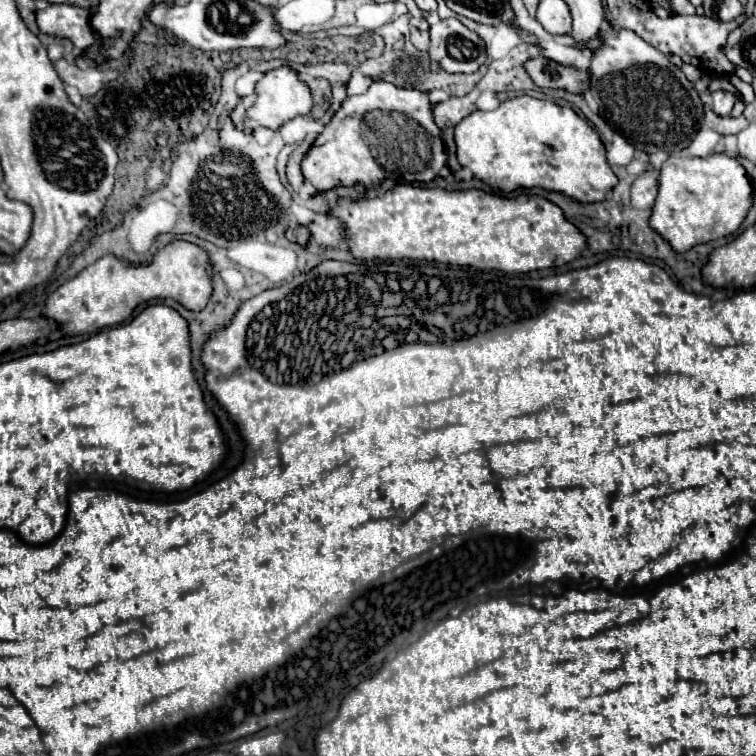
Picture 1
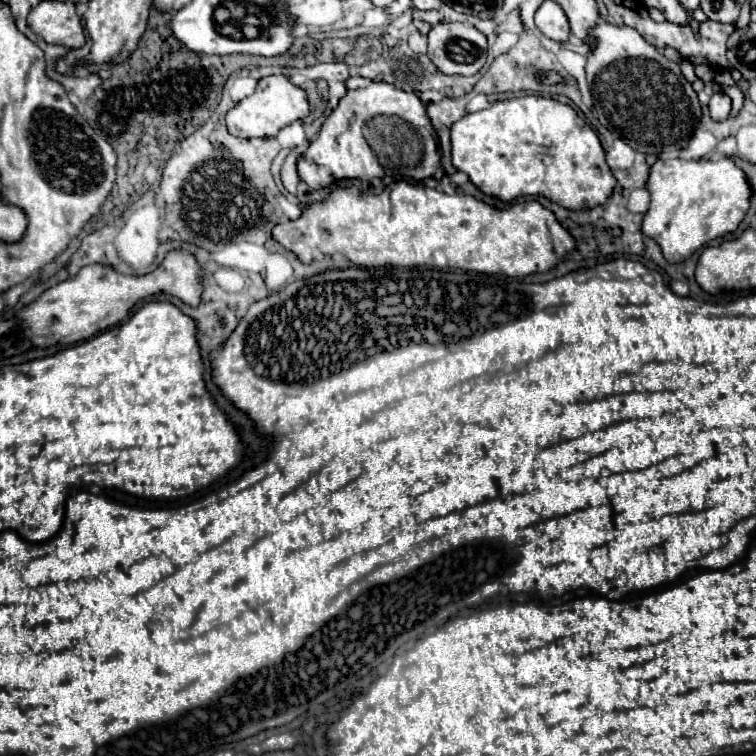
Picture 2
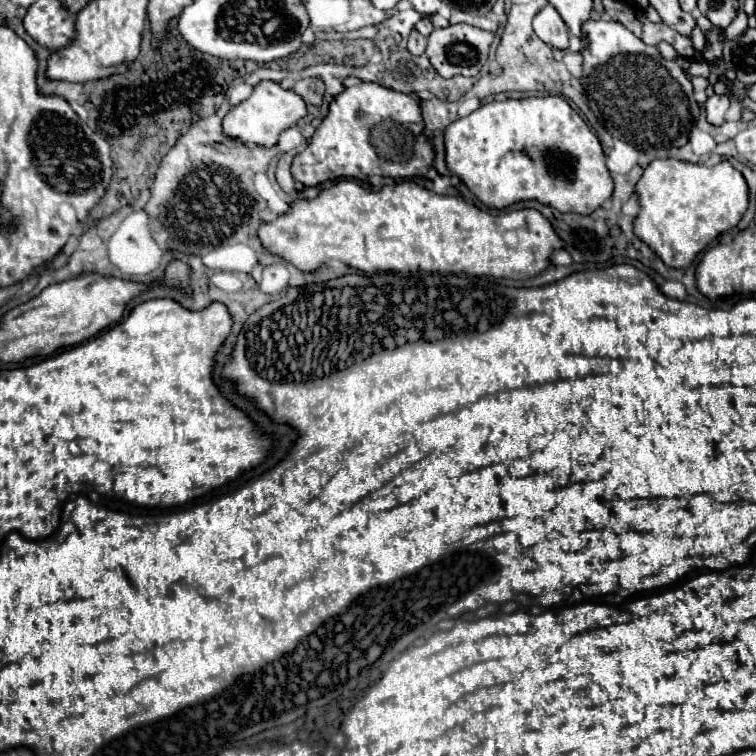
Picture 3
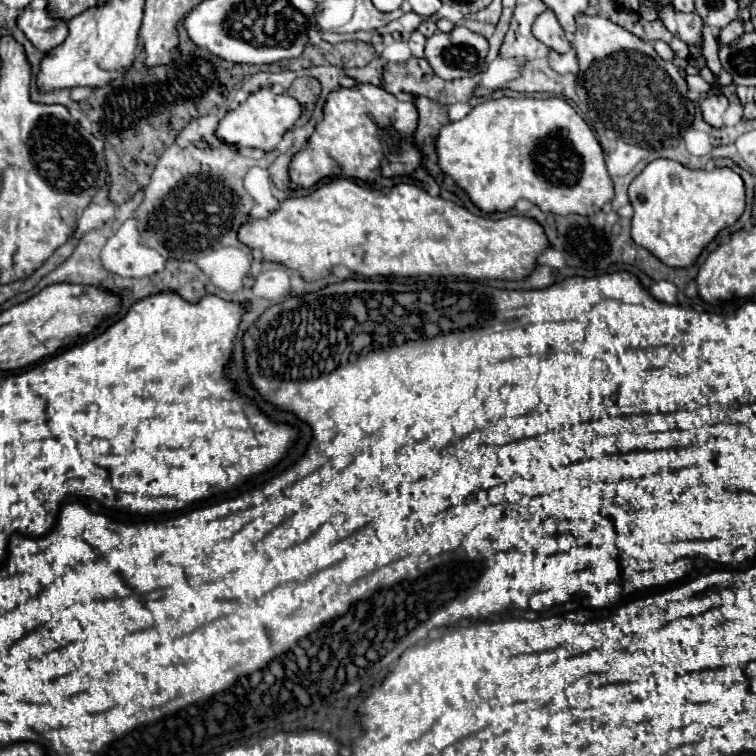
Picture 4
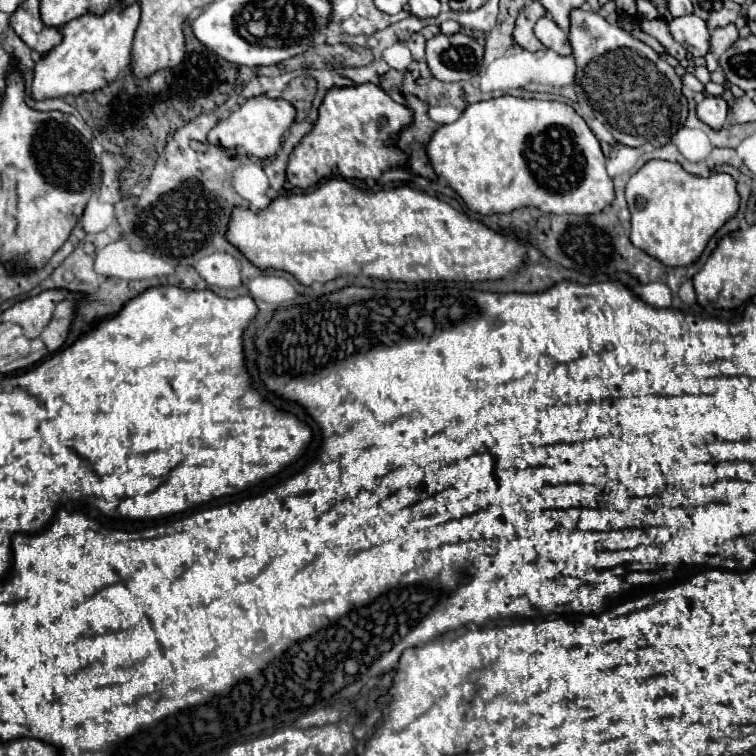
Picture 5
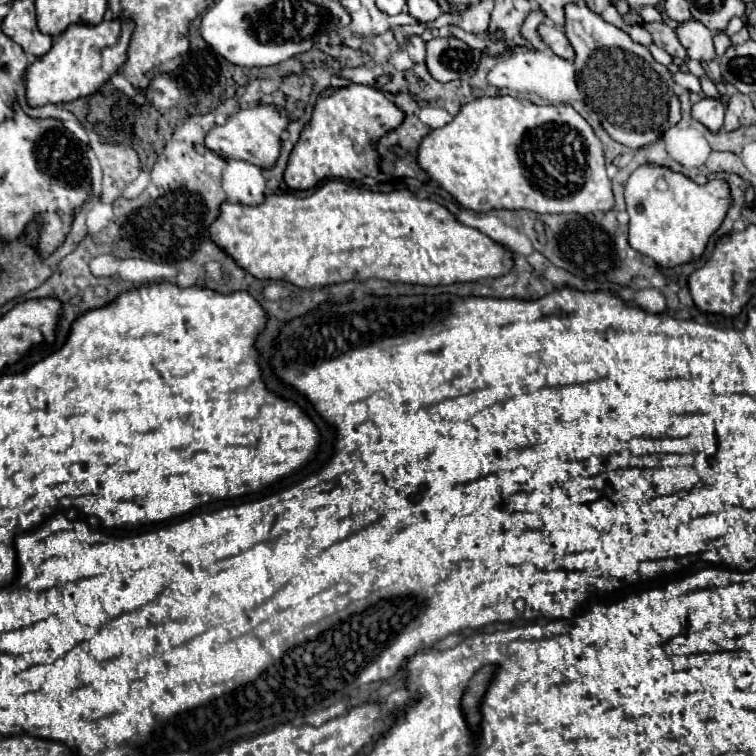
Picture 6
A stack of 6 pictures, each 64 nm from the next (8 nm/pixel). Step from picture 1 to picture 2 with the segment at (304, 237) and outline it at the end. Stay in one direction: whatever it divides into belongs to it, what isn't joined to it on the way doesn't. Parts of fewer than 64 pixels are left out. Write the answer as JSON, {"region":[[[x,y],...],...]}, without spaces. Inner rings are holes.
{"region":[[[394,182],[378,196],[360,196],[356,188],[336,188],[330,196],[318,204],[306,206],[298,220],[278,224],[272,236],[288,250],[296,252],[302,262],[312,262],[314,250],[322,254],[344,254],[356,266],[428,266],[428,268],[462,268],[484,274],[506,274],[506,276],[528,276],[534,272],[548,272],[556,268],[568,254],[576,250],[576,240],[568,236],[552,210],[544,208],[538,200],[516,202],[508,206],[490,206],[476,200],[470,194],[446,194],[434,188],[424,188],[408,182]]]}

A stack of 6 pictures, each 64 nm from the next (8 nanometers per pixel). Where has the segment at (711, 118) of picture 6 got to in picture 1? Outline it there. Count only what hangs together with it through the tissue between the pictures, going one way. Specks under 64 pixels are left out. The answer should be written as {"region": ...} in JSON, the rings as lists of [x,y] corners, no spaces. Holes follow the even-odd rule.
{"region":[[[716,90],[712,96],[714,96],[714,104],[712,104],[714,112],[720,116],[730,116],[730,112],[736,104],[736,96],[732,92],[726,92],[726,90]]]}

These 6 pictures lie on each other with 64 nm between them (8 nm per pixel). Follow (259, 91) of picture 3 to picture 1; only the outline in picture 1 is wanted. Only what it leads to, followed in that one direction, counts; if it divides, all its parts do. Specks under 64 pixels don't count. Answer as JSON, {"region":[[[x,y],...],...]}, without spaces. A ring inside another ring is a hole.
{"region":[[[280,66],[276,70],[266,72],[258,82],[250,96],[242,98],[238,106],[232,110],[232,122],[240,130],[256,130],[258,126],[266,128],[280,128],[284,122],[292,120],[294,116],[304,116],[312,110],[312,94],[306,82],[298,78],[298,72],[290,66]]]}

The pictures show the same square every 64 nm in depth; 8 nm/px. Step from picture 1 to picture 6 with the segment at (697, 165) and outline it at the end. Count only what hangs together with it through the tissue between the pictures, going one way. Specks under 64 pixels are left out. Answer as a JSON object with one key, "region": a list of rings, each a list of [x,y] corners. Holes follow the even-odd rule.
{"region":[[[642,164],[636,168],[626,182],[624,196],[626,210],[630,214],[630,246],[652,258],[662,268],[674,268],[698,260],[708,244],[708,238],[720,228],[724,216],[728,214],[728,204],[732,204],[726,180],[696,184],[682,172],[674,172],[660,164]]]}

